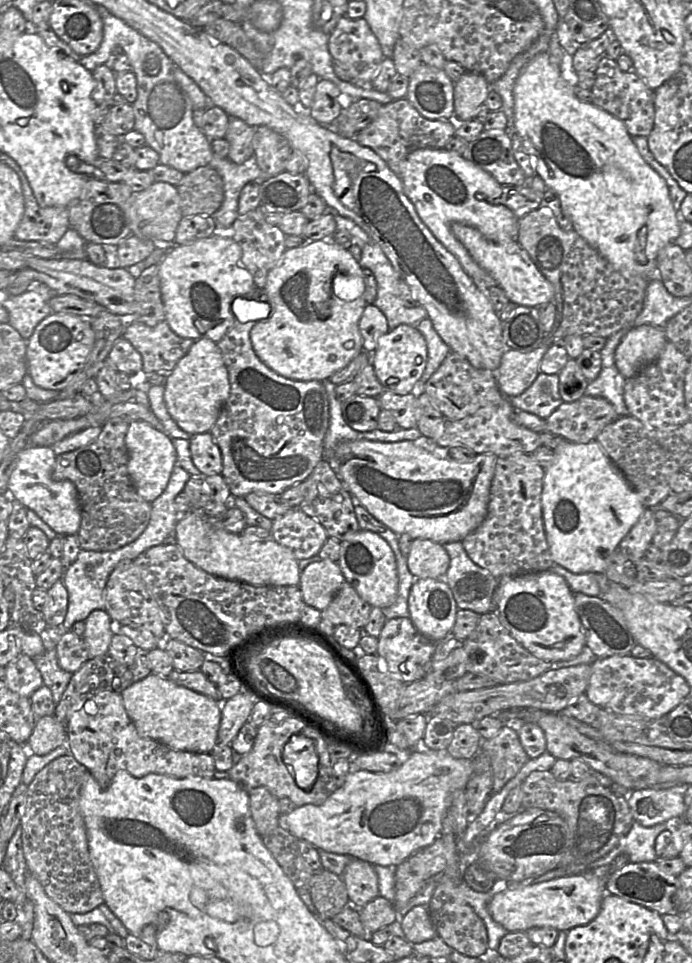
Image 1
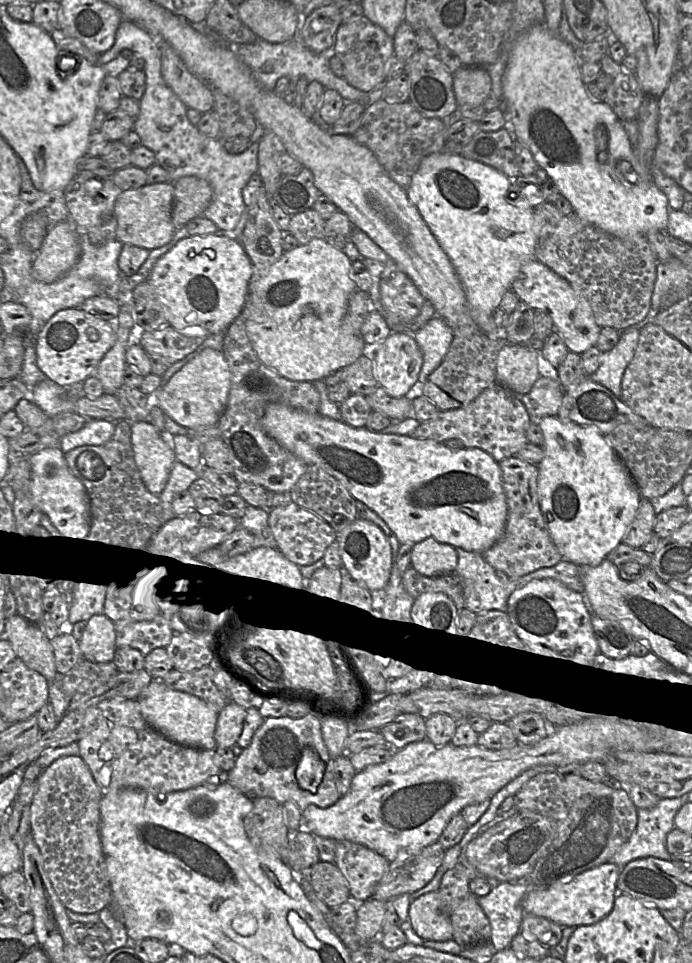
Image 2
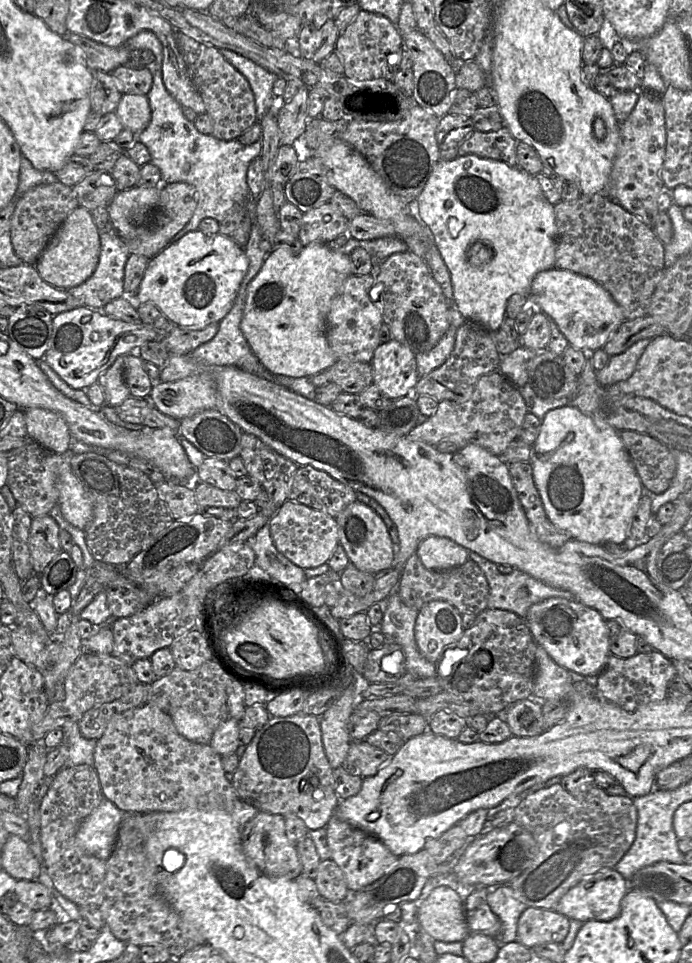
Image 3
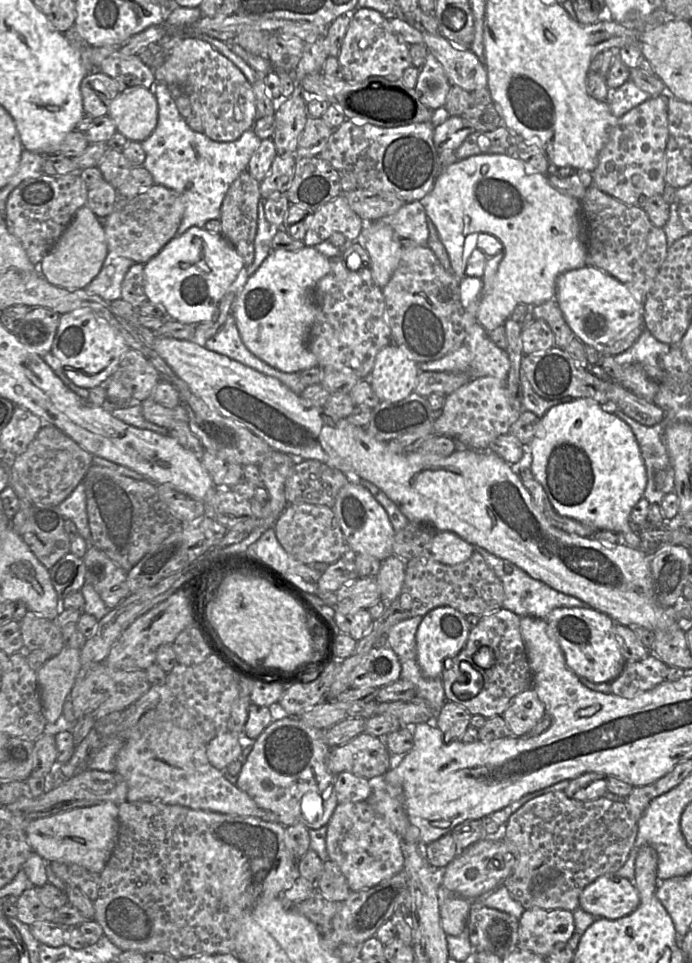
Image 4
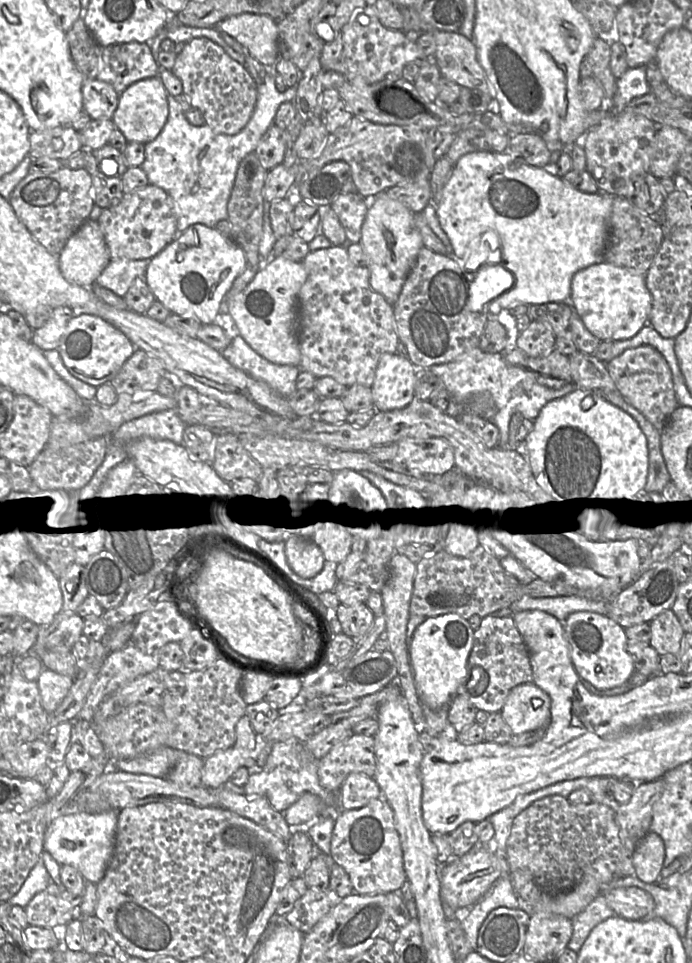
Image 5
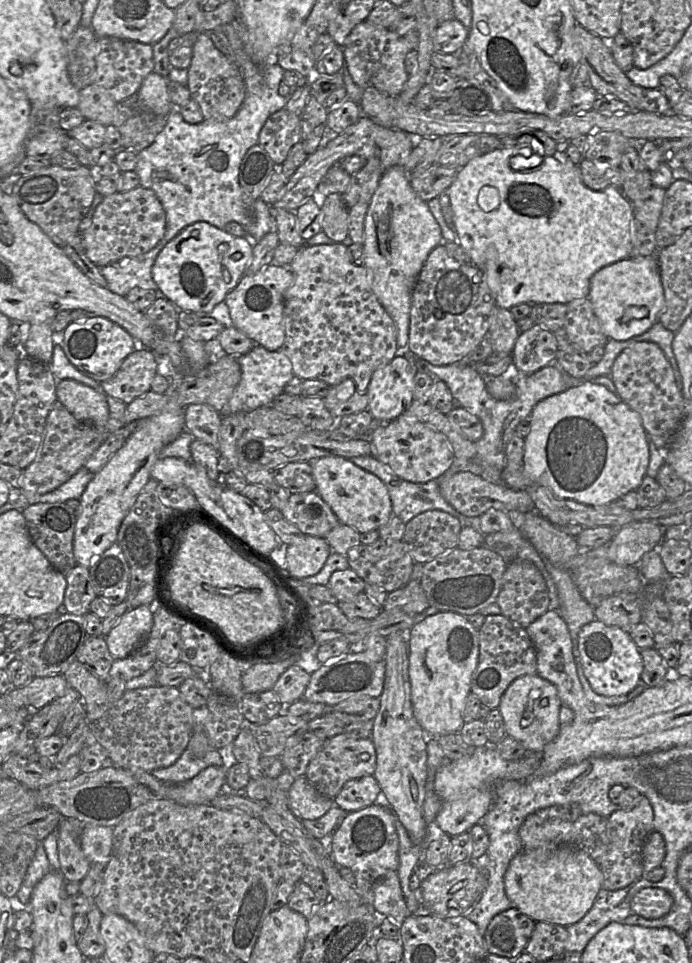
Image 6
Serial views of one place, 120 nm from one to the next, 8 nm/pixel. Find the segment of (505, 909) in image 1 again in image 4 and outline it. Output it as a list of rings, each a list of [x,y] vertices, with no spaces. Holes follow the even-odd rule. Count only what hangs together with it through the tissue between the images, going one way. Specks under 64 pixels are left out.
[[[616,873],[603,874],[579,896],[579,907],[596,918],[618,919],[633,912],[640,897],[634,883]]]

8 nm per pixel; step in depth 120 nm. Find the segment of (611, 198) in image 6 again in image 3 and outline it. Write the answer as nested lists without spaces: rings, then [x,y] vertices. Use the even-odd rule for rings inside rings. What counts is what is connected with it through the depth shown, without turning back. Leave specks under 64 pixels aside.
[[[473,154],[459,155],[451,161],[438,161],[416,201],[419,221],[432,232],[436,247],[450,273],[454,307],[467,321],[489,332],[501,328],[506,317],[506,304],[512,295],[528,295],[533,278],[539,272],[555,267],[554,205],[544,196],[535,175],[521,168]],[[477,241],[489,245],[492,256],[483,266],[473,267],[467,261],[467,251]]]

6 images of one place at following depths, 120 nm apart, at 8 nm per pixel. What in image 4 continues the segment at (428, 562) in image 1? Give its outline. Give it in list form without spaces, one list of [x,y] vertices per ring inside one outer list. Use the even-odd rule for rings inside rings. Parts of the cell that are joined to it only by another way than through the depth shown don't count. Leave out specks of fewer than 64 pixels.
[[[436,532],[429,552],[439,563],[453,566],[467,561],[474,552],[474,545],[453,532]]]

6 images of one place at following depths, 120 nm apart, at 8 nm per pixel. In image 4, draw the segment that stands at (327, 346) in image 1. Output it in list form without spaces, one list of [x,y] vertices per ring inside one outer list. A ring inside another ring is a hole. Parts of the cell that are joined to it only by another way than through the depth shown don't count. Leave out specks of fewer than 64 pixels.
[[[313,246],[298,251],[272,250],[246,282],[234,302],[234,317],[244,345],[268,365],[287,373],[318,366],[317,357],[309,348],[310,331],[317,316],[317,283],[329,272],[330,260]]]

